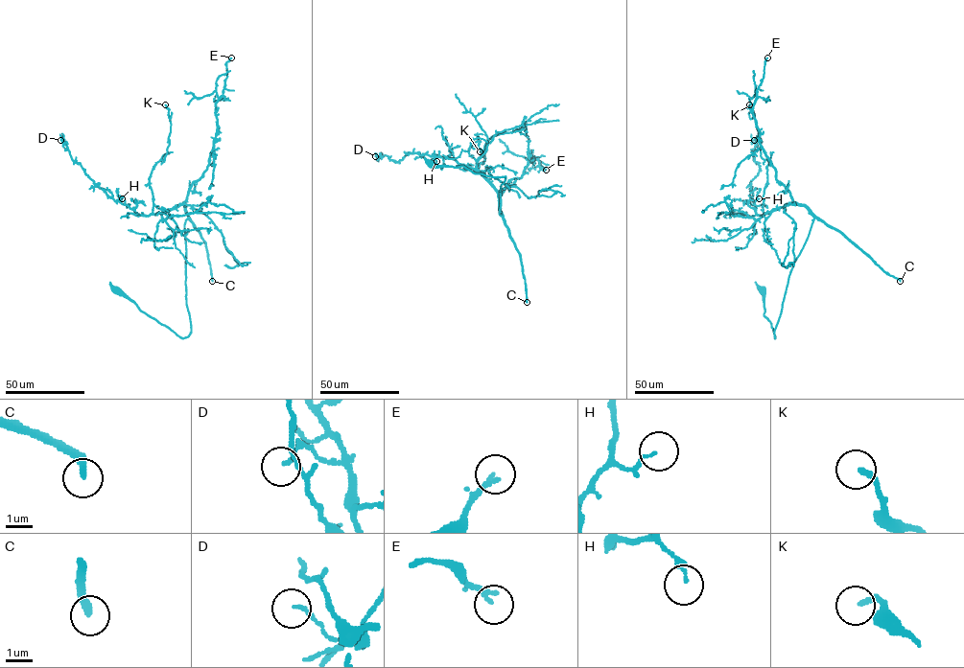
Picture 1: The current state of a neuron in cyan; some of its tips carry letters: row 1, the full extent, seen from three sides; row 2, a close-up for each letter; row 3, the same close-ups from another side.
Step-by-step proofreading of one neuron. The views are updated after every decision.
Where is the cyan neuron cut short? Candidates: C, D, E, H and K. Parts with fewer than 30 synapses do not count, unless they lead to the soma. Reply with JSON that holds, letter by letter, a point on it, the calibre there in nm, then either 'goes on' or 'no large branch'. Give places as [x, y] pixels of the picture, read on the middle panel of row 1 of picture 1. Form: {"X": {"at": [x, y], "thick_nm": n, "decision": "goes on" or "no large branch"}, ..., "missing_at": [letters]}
{"C": {"at": [527, 302], "thick_nm": 280, "decision": "goes on"}, "D": {"at": [375, 156], "thick_nm": 80, "decision": "no large branch"}, "E": {"at": [546, 170], "thick_nm": 190, "decision": "no large branch"}, "H": {"at": [436, 161], "thick_nm": 100, "decision": "no large branch"}, "K": {"at": [480, 151], "thick_nm": 190, "decision": "no large branch"}, "missing_at": ["C"]}

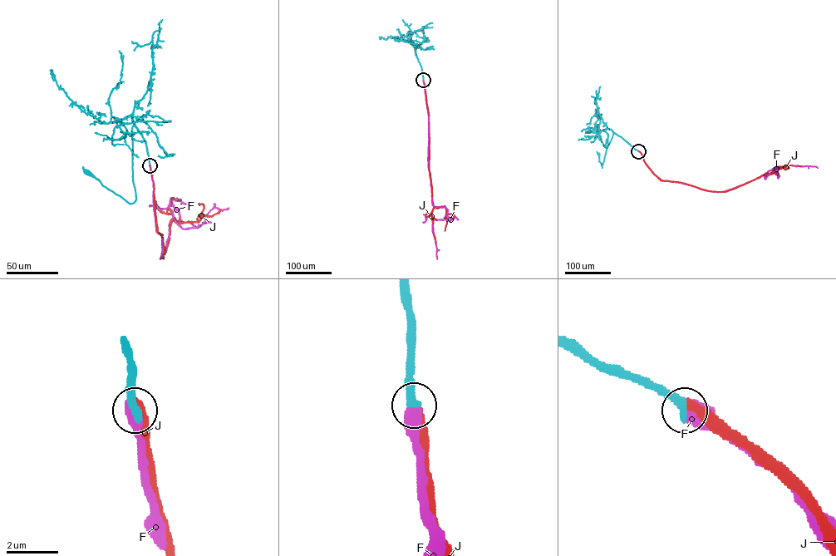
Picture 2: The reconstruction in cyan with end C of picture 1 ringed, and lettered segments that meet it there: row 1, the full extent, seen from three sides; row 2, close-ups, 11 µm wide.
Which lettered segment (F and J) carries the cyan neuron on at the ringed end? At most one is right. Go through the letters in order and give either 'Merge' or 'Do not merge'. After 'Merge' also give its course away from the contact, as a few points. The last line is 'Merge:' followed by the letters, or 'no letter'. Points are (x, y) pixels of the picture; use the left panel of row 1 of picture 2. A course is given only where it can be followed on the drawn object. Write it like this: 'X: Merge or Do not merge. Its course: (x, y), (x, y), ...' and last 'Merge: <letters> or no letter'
F: Merge. Its course: (149, 165), (156, 230), (162, 238), (160, 258), (173, 218), (169, 208), (170, 198), (180, 199), (181, 204)
J: Do not merge
Merge: F

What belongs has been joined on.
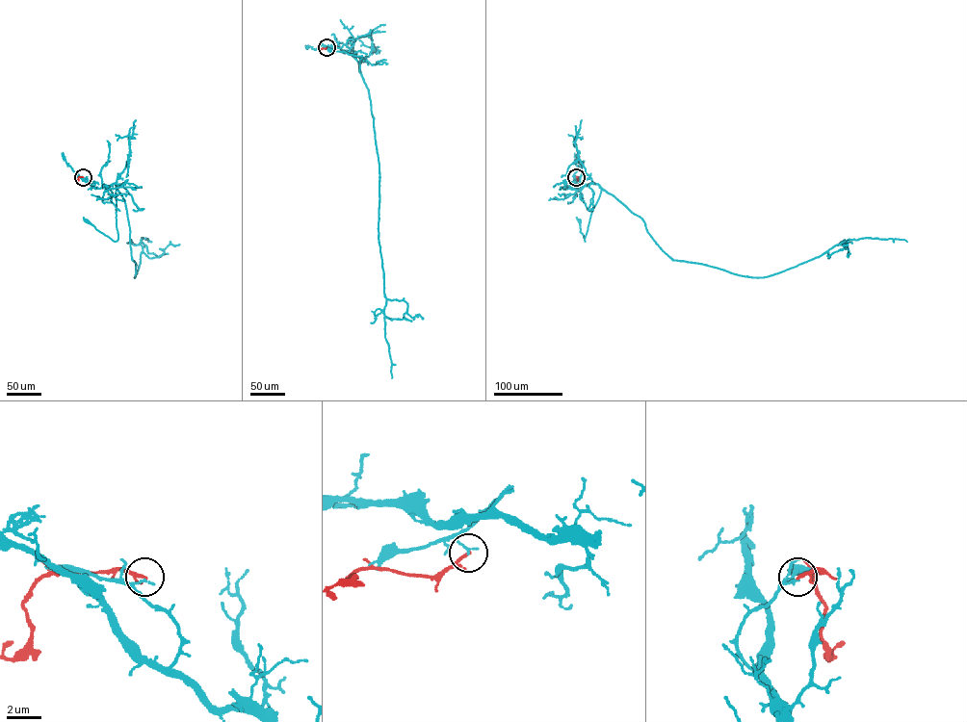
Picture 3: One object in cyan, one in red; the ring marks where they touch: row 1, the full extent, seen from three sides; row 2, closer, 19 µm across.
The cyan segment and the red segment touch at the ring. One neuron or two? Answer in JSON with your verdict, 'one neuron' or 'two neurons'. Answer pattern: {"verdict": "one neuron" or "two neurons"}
{"verdict": "two neurons"}

